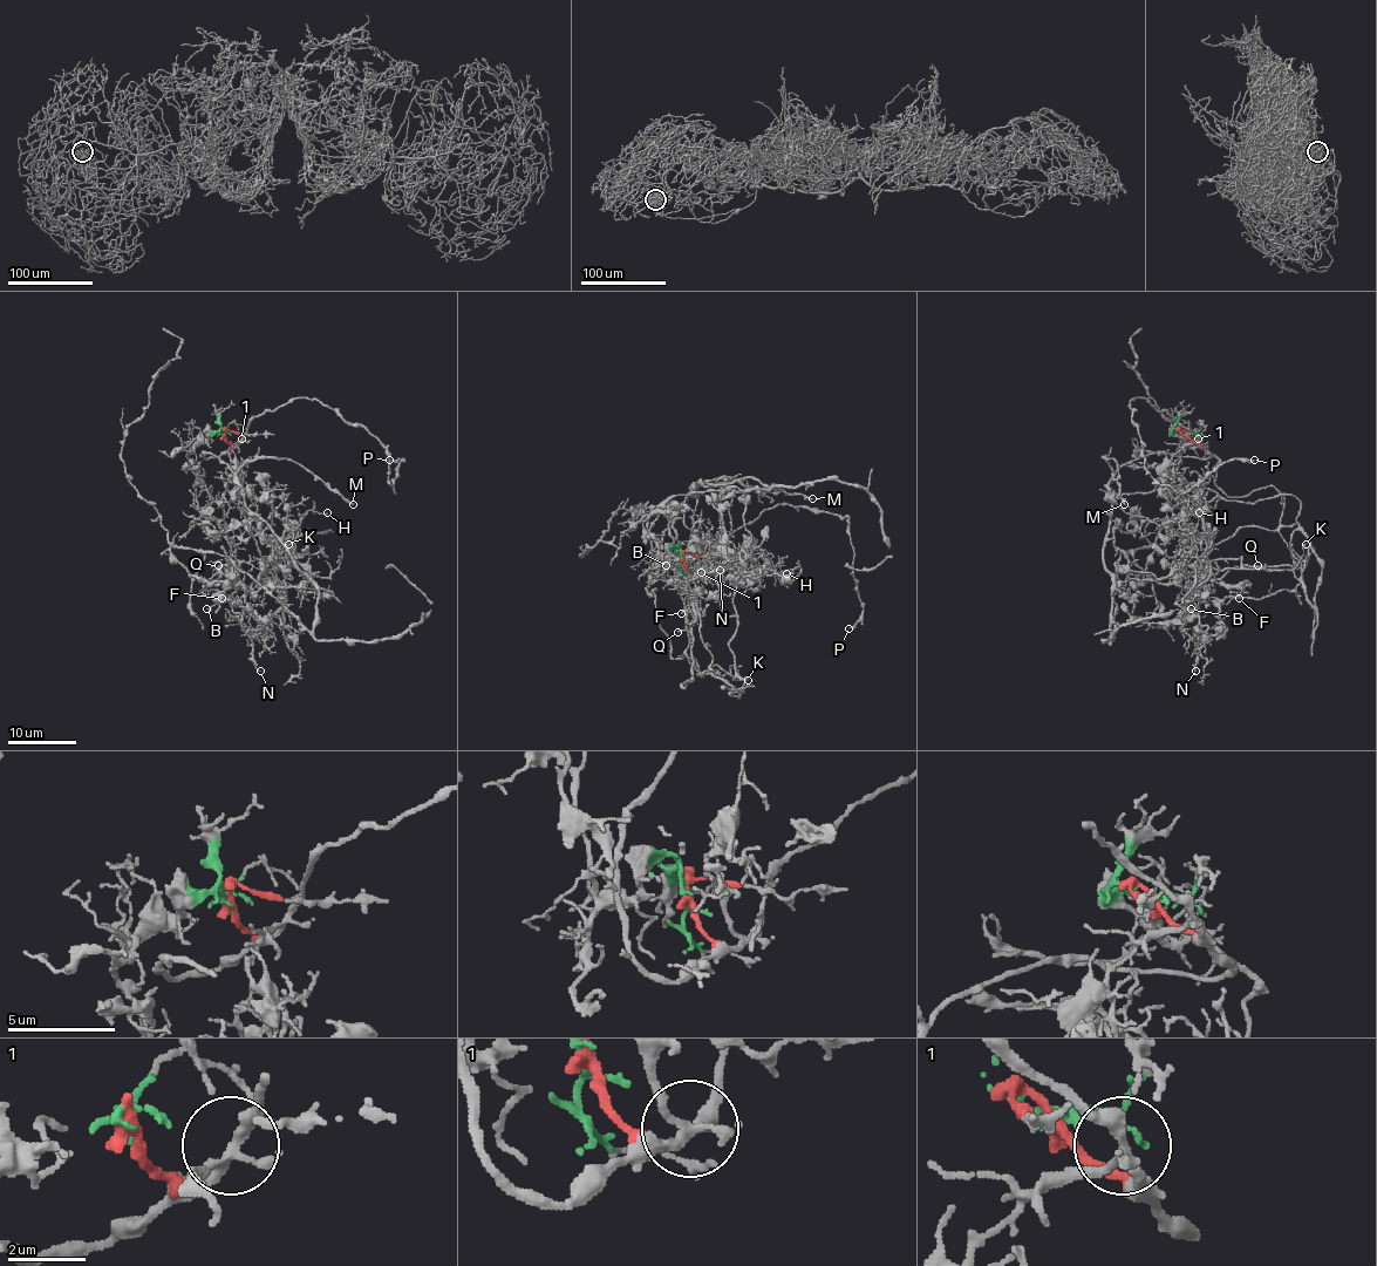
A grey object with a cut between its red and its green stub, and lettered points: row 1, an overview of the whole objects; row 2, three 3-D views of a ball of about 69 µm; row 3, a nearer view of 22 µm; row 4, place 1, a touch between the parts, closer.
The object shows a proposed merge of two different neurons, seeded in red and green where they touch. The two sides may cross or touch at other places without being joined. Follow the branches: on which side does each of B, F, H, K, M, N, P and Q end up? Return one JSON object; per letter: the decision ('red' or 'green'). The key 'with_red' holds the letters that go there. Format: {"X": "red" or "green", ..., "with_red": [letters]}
{"B": "green", "F": "green", "H": "green", "K": "green", "M": "red", "N": "green", "P": "red", "Q": "green", "with_red": ["M", "P"]}

